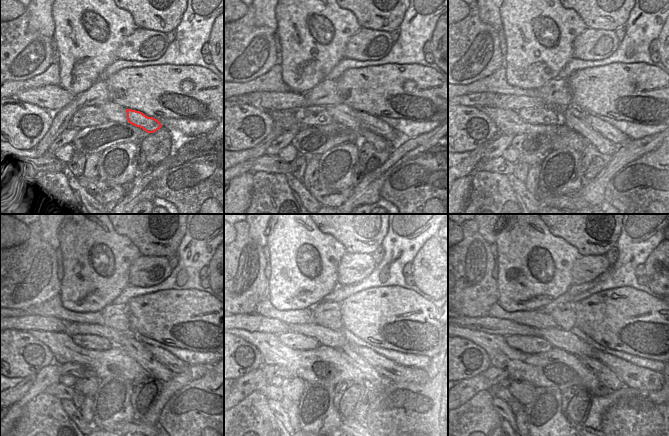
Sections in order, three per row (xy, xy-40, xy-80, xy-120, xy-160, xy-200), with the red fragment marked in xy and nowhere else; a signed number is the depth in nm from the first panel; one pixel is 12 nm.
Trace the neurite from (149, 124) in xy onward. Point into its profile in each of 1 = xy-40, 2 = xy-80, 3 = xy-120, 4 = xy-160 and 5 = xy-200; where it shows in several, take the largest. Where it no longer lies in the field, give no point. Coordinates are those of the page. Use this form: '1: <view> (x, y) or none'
1: xy-40 (372, 123)
2: xy-80 (608, 131)
3: xy-120 (177, 366)
4: xy-160 (398, 373)
5: xy-200 (640, 378)

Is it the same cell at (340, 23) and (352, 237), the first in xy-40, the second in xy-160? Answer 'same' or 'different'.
different

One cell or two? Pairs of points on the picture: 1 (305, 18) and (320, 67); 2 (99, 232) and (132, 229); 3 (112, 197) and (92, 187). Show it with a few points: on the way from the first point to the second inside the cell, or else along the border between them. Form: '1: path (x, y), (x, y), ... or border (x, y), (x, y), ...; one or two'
1: path (308, 30), (310, 34), (310, 55); one
2: border (111, 224), (117, 233), (125, 235), (134, 245); two
3: path (107, 196), (97, 189); one

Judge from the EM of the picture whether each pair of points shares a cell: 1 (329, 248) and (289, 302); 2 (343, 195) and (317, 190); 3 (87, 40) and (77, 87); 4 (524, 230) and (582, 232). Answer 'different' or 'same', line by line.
1: same
2: same
3: same
4: different

